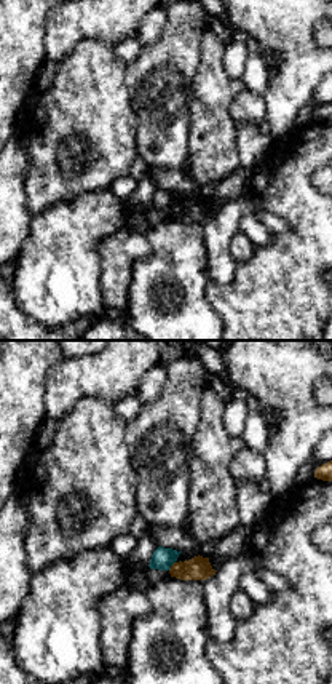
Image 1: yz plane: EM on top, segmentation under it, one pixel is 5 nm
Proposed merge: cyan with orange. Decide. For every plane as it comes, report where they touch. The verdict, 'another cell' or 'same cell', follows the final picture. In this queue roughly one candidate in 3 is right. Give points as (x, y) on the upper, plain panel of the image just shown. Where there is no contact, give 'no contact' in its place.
contact (171, 206)

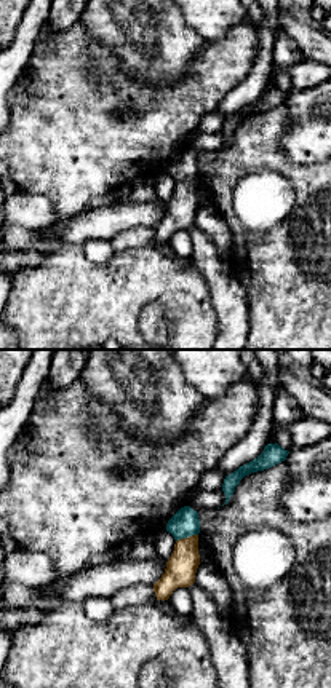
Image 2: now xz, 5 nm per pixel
contact (186, 179)

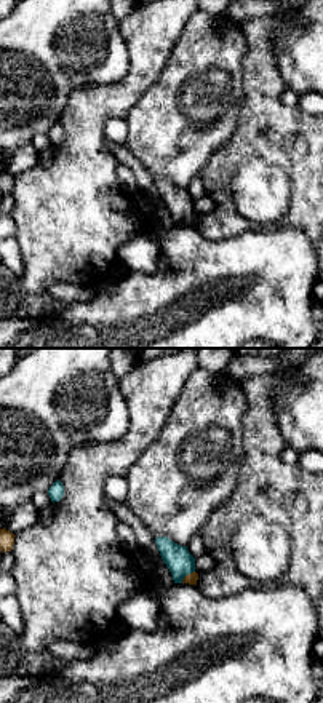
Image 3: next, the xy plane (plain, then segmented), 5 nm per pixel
contact (186, 216)

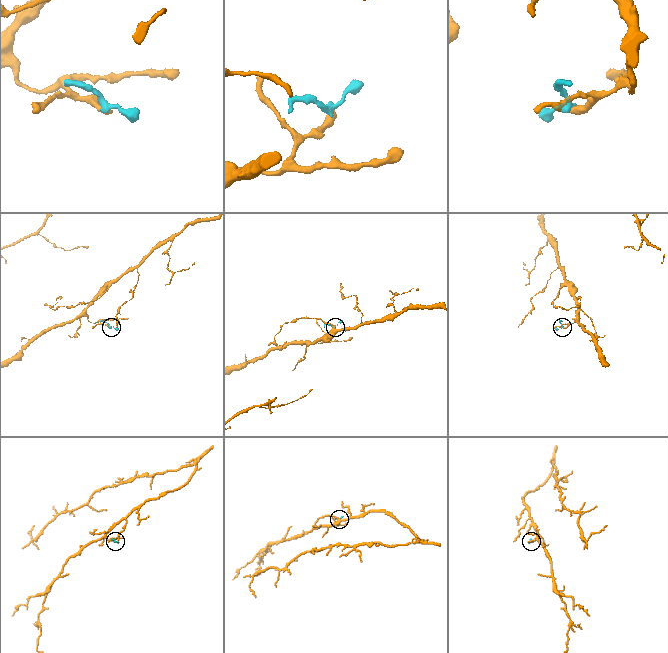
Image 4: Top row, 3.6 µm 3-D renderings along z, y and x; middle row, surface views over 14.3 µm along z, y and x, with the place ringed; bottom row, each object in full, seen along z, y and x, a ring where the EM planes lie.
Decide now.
another cell

